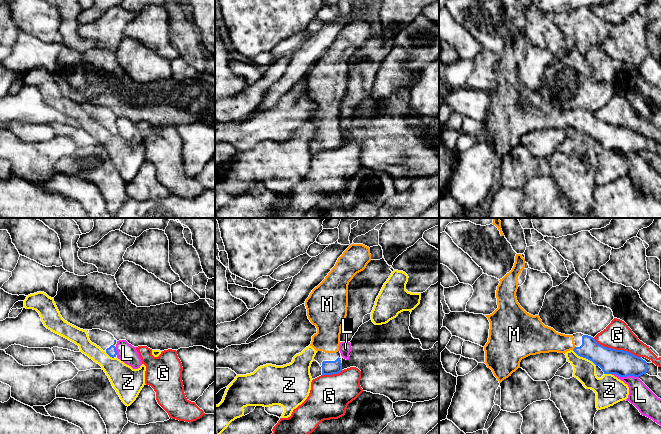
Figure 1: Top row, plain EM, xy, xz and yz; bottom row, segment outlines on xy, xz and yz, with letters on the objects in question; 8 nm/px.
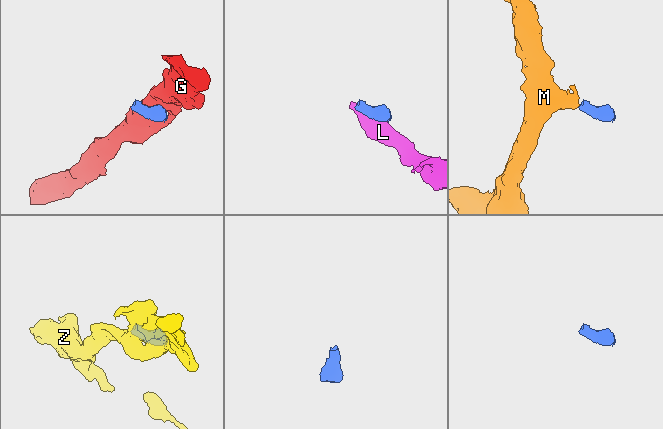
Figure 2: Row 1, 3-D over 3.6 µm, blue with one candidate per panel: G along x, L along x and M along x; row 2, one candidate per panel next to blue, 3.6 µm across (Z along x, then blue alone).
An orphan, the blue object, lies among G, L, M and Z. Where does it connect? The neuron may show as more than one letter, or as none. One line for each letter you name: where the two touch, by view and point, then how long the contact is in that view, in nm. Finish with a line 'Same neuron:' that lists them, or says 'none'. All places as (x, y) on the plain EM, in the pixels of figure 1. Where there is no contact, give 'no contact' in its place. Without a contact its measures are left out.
M: meets blue in yz at (574, 124); contact 40 nm long
Same neuron: M

